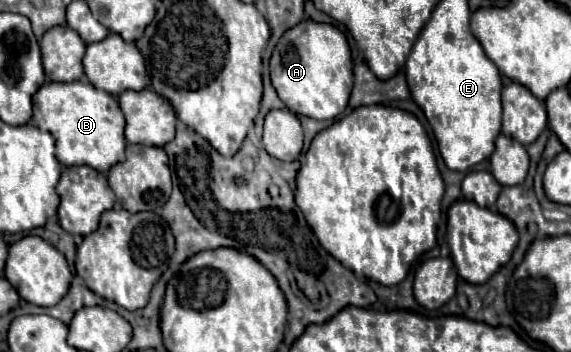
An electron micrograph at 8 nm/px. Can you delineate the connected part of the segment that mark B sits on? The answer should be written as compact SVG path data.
M73 81L73 83L45 83L35 95L33 95L33 125L37 125L41 131L49 131L55 139L55 151L57 159L63 165L89 165L97 171L107 173L115 163L125 159L125 117L119 109L119 103L113 99L113 95L95 89L91 83Z

